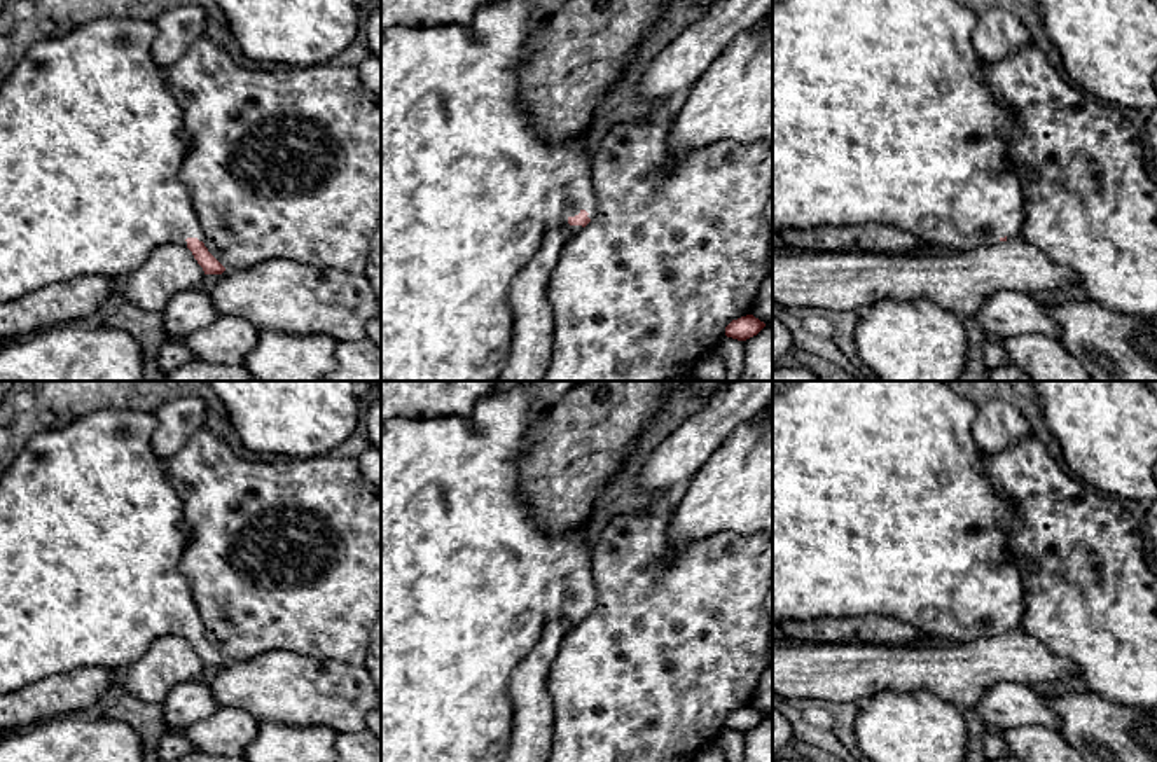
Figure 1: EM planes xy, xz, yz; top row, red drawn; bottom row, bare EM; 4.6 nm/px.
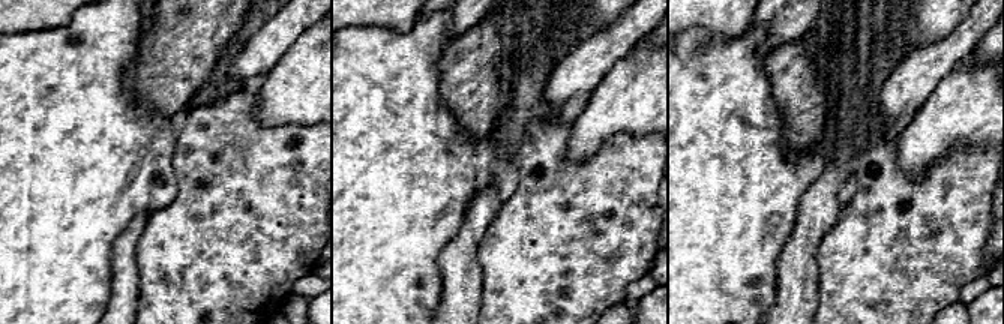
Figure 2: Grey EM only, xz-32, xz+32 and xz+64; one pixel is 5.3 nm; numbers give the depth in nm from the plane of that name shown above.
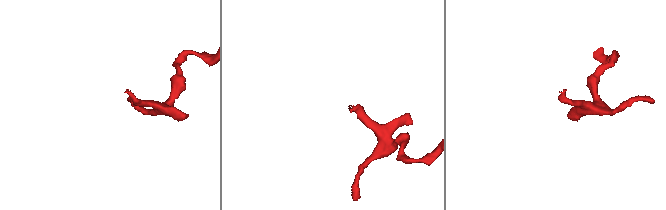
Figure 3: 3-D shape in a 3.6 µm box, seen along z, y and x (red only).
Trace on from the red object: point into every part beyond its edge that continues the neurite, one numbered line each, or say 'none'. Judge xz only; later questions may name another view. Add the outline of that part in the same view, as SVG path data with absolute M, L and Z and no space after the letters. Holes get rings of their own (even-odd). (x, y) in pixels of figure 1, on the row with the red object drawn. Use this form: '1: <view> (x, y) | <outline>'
1: xz (469, 187) | M491 0L477 7L468 26L398 26L381 35L381 381L493 381L512 341L509 292L516 274L530 264L549 231L568 227L575 234L584 227L570 225L568 218L582 210L589 218L596 213L585 133L547 142L517 101L517 66L531 54L530 45L547 21L533 17L531 0Z

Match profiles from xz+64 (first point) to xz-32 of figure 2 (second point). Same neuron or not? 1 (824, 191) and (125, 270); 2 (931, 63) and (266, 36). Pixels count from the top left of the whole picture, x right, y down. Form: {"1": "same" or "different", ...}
{"1": "same", "2": "same"}

